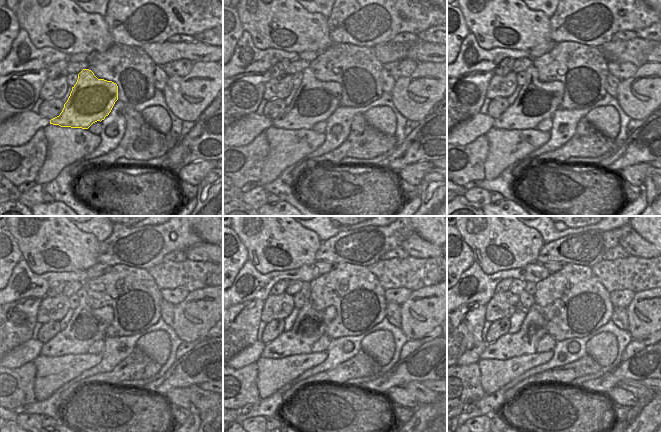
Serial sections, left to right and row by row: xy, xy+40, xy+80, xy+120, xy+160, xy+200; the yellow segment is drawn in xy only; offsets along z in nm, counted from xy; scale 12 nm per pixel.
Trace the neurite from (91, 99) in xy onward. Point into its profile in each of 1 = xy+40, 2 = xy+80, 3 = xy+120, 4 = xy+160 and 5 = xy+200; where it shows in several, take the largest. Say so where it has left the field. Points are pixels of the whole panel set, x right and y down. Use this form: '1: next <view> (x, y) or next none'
1: next xy+40 (314, 101)
2: next xy+80 (536, 101)
3: next xy+120 (87, 325)
4: next xy+160 (309, 326)
5: next xy+200 (524, 342)

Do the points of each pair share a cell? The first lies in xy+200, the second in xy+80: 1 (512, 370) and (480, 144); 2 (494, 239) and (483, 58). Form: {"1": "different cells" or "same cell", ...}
{"1": "different cells", "2": "different cells"}

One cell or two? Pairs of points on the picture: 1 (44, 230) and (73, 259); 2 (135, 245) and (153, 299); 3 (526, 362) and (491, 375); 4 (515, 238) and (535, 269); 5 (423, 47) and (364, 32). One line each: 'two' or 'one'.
1: one
2: two
3: one
4: two
5: two

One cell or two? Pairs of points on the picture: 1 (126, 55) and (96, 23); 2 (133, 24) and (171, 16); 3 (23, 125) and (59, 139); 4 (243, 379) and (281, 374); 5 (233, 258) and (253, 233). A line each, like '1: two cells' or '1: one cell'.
1: two cells
2: one cell
3: two cells
4: two cells
5: two cells

